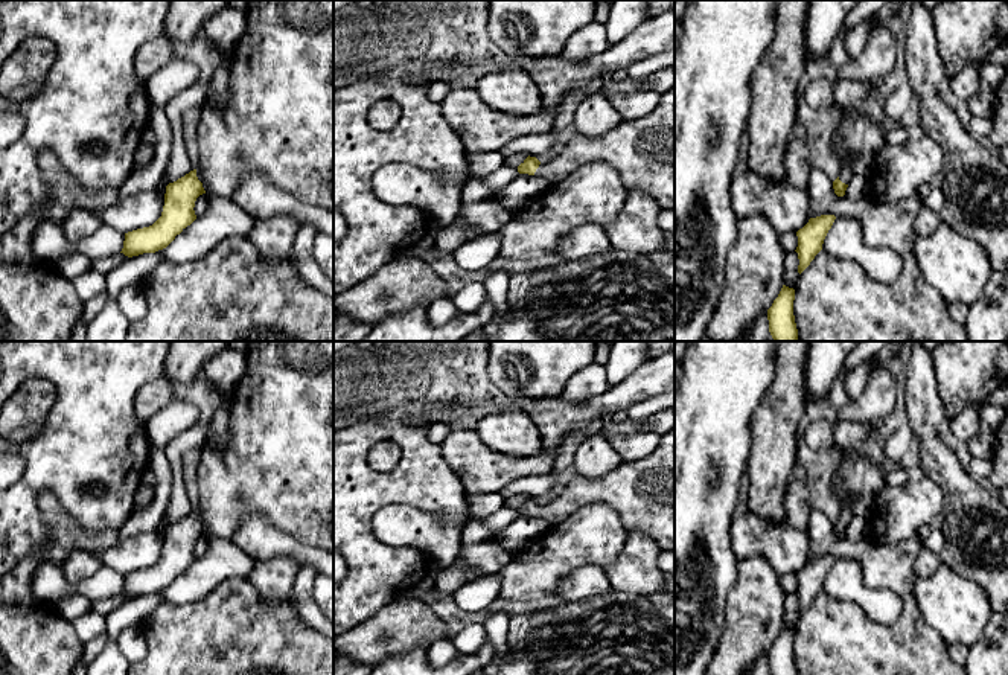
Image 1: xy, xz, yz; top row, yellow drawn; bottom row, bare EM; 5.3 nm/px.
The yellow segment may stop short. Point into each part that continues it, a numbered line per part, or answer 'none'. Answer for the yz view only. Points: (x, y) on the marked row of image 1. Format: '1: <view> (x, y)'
1: yz (856, 133)

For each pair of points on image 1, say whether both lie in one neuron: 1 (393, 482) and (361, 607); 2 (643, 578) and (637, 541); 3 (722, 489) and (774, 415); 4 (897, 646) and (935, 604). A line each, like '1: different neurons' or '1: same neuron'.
1: same neuron
2: same neuron
3: different neurons
4: different neurons

